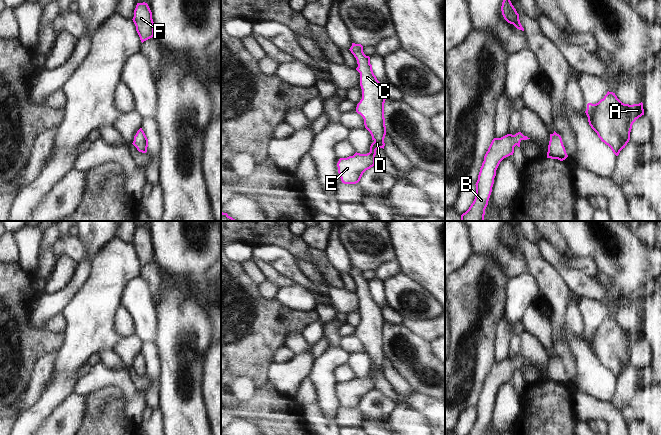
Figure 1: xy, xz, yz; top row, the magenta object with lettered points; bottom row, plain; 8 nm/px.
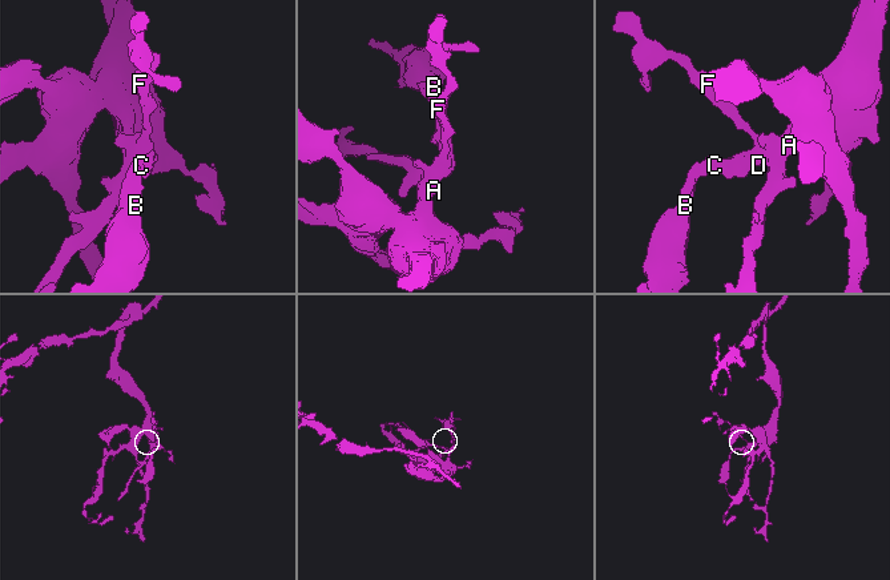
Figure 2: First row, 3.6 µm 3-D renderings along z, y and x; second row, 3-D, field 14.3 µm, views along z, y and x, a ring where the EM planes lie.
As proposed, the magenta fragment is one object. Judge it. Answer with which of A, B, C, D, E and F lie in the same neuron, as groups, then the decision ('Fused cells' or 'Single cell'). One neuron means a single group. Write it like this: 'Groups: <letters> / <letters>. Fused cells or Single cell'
Groups: A B C D E F. Single cell

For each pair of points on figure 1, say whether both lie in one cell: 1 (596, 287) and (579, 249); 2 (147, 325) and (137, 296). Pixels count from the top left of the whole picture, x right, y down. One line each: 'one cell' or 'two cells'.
1: two cells
2: one cell

